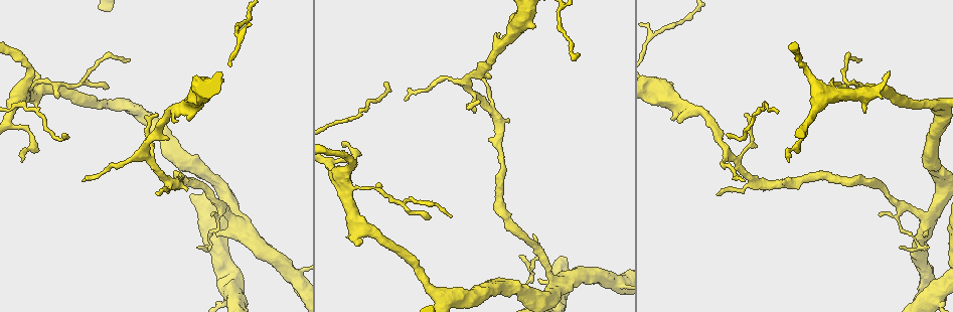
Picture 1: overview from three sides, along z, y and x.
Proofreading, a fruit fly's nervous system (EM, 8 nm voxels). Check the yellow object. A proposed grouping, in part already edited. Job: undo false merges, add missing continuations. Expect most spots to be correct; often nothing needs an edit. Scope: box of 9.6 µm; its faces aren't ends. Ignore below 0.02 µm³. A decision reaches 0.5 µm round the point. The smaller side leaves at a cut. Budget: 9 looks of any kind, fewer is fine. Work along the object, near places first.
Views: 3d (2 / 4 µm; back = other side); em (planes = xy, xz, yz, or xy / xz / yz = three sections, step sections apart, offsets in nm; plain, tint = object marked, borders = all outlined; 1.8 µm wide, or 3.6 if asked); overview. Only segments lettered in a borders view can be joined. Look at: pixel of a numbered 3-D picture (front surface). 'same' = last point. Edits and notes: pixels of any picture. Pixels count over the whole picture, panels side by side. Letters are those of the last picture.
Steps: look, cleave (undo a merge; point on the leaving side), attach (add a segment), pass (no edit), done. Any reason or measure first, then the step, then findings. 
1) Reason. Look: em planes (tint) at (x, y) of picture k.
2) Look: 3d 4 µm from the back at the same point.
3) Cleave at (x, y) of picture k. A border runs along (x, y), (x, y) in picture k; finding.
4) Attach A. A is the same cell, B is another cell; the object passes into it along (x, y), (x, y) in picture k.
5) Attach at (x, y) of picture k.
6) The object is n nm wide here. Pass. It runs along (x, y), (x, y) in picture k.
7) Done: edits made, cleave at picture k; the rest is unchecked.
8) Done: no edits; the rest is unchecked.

Sudden change in width. Look: em planes (plain) at (232, 217) of picture 1.

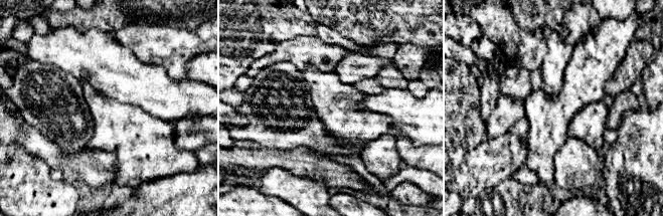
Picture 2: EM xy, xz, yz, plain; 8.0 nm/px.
Look: em planes (tint) at the same point.

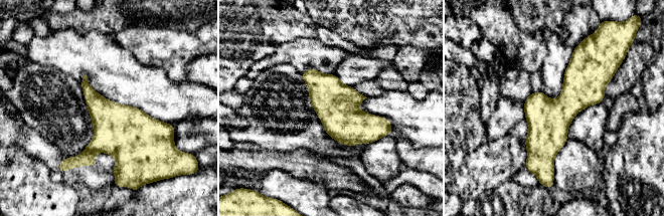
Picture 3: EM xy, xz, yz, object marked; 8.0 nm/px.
Look: em planes (borders) at the same point.

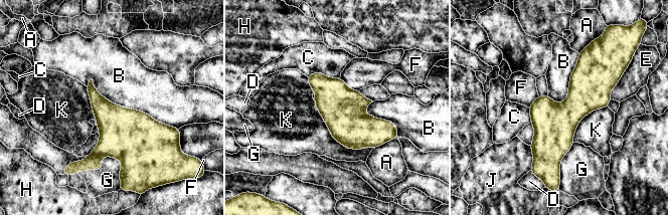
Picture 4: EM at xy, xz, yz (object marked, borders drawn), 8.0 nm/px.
Pass. A, B, C, D, E, F, G, H, J and K are other cells; a border runs along (89, 79), (113, 102), (178, 129) in picture 4; continuous, no second cell.

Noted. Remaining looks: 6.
An open end. Look: em planes (borders) at (480, 102) of picture 1.

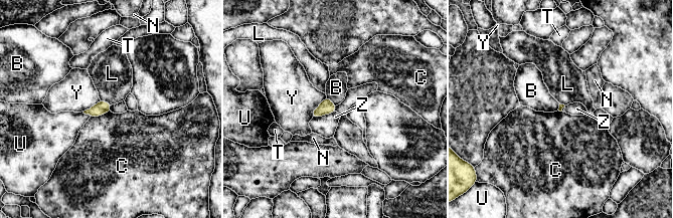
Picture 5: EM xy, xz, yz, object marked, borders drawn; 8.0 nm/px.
Pass. B, C, L, N, T, U, Y and Z are other cells; none of them fits.

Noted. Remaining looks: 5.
Thin end. Look: 3d 4 µm from the back at (744, 181) of picture 1.

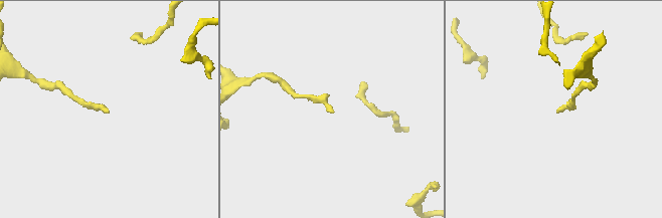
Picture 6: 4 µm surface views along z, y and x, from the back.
Need the tissue. Look: em xz step 8 (plain) at (108, 110) of picture 6.

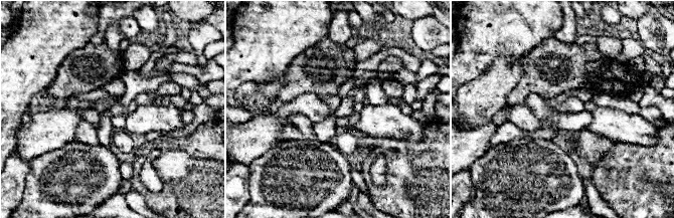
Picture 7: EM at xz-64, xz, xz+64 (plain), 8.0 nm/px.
See the neighbours. Look: em xz step 8 (borders) at the same point.

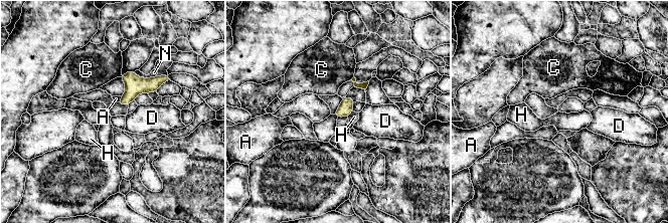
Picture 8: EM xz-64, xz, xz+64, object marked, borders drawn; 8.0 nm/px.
The longest contact is with N, 180 nm. Pass. A, C, D, H and N are other cells; it runs along (162, 79), (139, 85), (122, 101) in picture 8; none of them fits.

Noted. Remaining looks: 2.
Look: em xz step 16 (tint) at (839, 95) of picture 1.

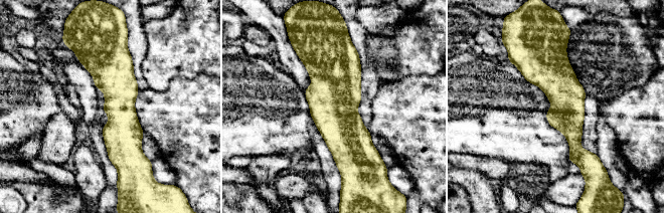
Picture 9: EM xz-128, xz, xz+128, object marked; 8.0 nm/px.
Cut it another way. Look: em planes (borders) at the same point.

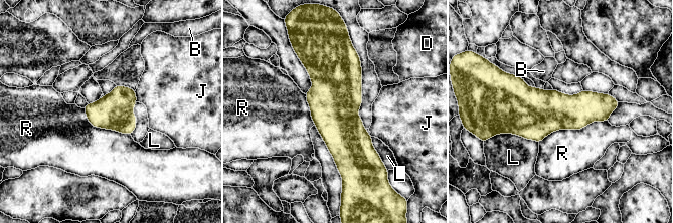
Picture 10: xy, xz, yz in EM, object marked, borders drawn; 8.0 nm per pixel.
Pass. B, D, J, L and R are other cells; a border runs along (608, 121), (557, 129), (539, 143) in picture 10; continuous, no second cell.

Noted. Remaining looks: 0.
Done: no edits; the rest is unchecked.

